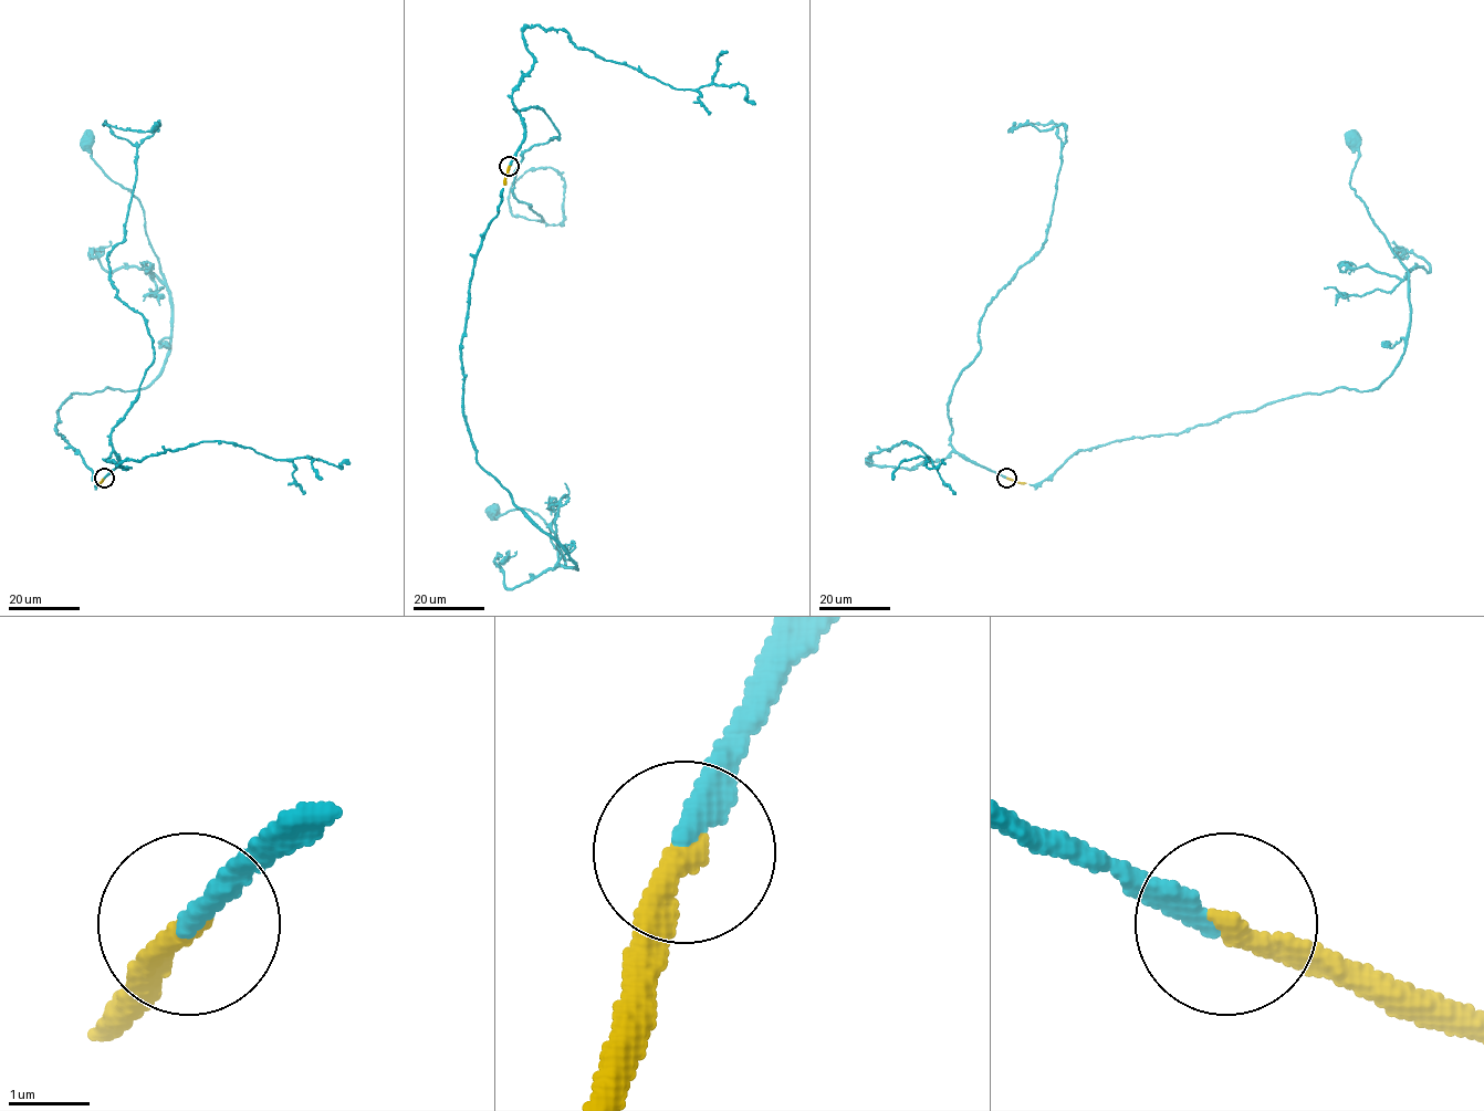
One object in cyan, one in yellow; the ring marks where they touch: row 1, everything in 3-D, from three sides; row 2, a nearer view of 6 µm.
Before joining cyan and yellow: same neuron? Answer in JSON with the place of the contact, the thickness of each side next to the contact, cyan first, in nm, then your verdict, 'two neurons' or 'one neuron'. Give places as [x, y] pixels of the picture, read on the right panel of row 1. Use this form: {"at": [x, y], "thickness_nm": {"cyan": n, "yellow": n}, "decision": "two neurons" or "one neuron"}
{"at": [1006, 478], "thickness_nm": {"cyan": 300, "yellow": 280}, "decision": "one neuron"}

